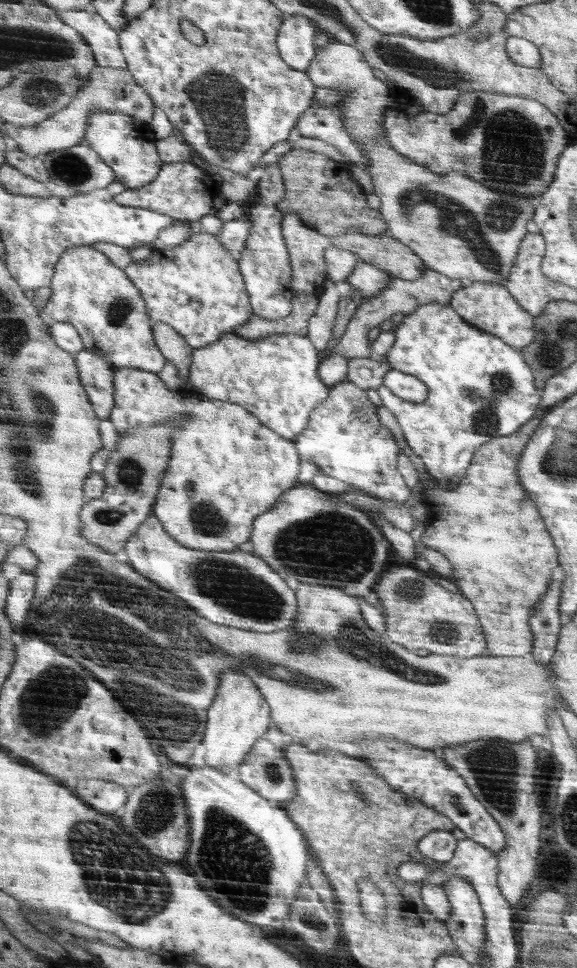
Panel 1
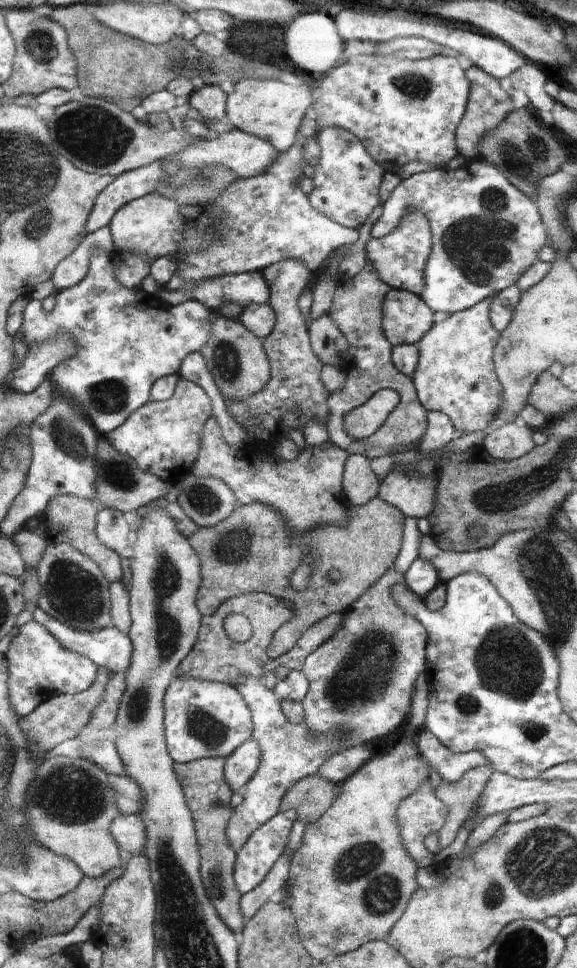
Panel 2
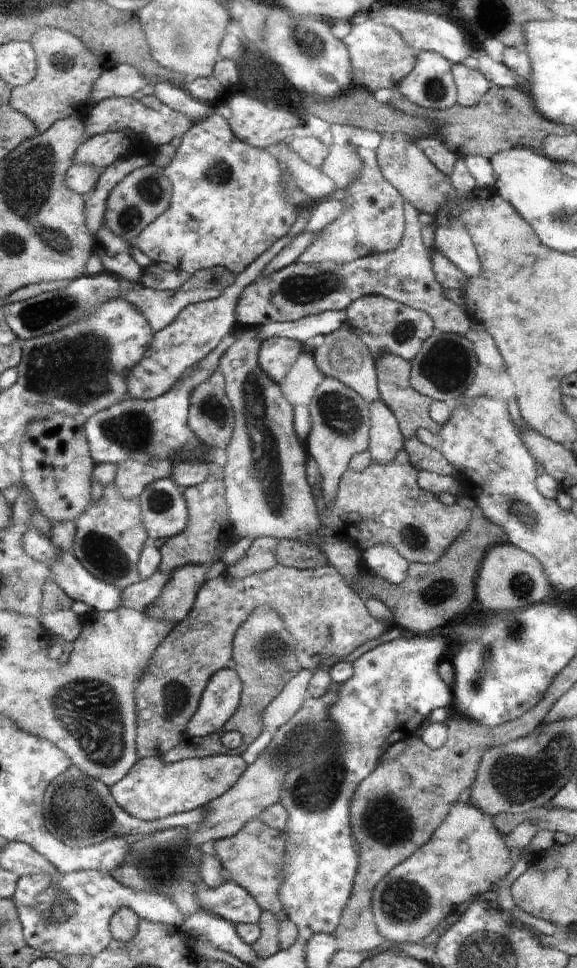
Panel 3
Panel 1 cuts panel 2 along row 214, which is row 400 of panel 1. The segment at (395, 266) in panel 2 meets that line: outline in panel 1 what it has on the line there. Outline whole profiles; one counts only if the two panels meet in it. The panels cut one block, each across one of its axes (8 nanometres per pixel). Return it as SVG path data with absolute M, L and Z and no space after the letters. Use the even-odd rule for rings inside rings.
M391 368L383 378L383 384L398 398L408 402L422 402L429 393L427 386L415 376Z

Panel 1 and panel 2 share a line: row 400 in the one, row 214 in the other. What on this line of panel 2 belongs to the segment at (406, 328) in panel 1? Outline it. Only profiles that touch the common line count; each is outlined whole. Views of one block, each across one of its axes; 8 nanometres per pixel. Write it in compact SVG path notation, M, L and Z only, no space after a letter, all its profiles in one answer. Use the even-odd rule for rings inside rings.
M483 158L466 161L458 170L442 166L404 179L391 192L382 209L380 218L371 229L371 239L380 239L392 232L408 210L420 210L428 218L431 252L424 266L424 286L419 298L433 312L452 315L475 306L484 298L496 297L502 290L512 286L537 260L540 250L546 247L547 230L544 230L536 204L512 186L498 167Z

